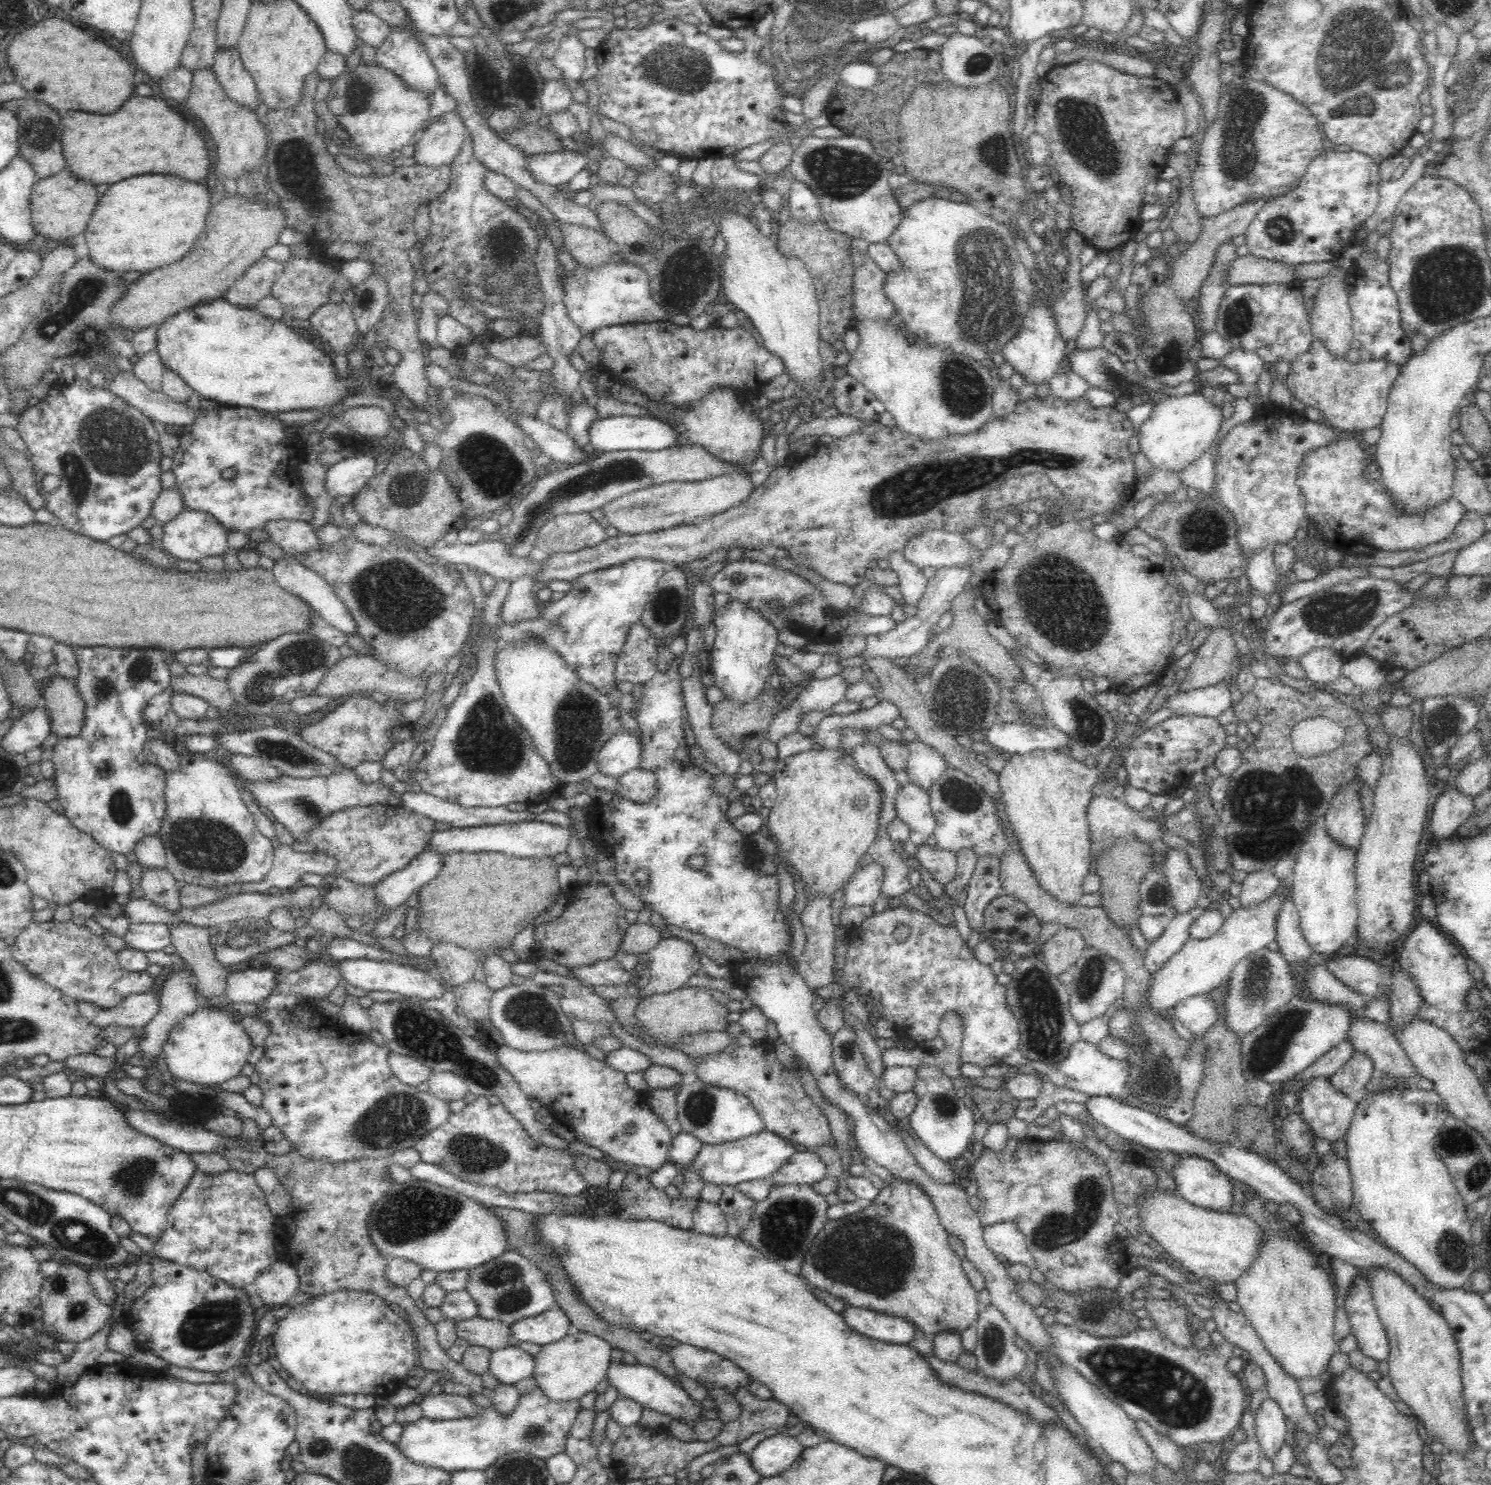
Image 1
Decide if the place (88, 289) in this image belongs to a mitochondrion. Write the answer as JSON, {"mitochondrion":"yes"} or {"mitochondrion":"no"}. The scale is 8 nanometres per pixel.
{"mitochondrion":"yes"}

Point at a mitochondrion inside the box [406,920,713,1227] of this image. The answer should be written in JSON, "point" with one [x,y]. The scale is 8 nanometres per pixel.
{"point":[532,1014]}

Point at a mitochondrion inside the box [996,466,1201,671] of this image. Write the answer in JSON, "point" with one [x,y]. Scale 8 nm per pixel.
{"point":[1063,601]}

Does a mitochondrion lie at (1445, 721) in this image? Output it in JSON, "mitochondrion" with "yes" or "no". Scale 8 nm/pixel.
{"mitochondrion":"yes"}

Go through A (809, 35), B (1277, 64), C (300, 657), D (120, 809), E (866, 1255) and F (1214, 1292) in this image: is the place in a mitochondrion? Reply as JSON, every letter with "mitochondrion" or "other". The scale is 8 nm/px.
{"A":"mitochondrion","B":"other","C":"mitochondrion","D":"mitochondrion","E":"mitochondrion","F":"other"}

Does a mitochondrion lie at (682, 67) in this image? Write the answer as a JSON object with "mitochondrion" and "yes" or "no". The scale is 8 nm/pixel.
{"mitochondrion":"yes"}

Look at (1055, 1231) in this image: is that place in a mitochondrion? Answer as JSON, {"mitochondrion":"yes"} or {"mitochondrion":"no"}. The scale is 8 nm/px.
{"mitochondrion":"yes"}

